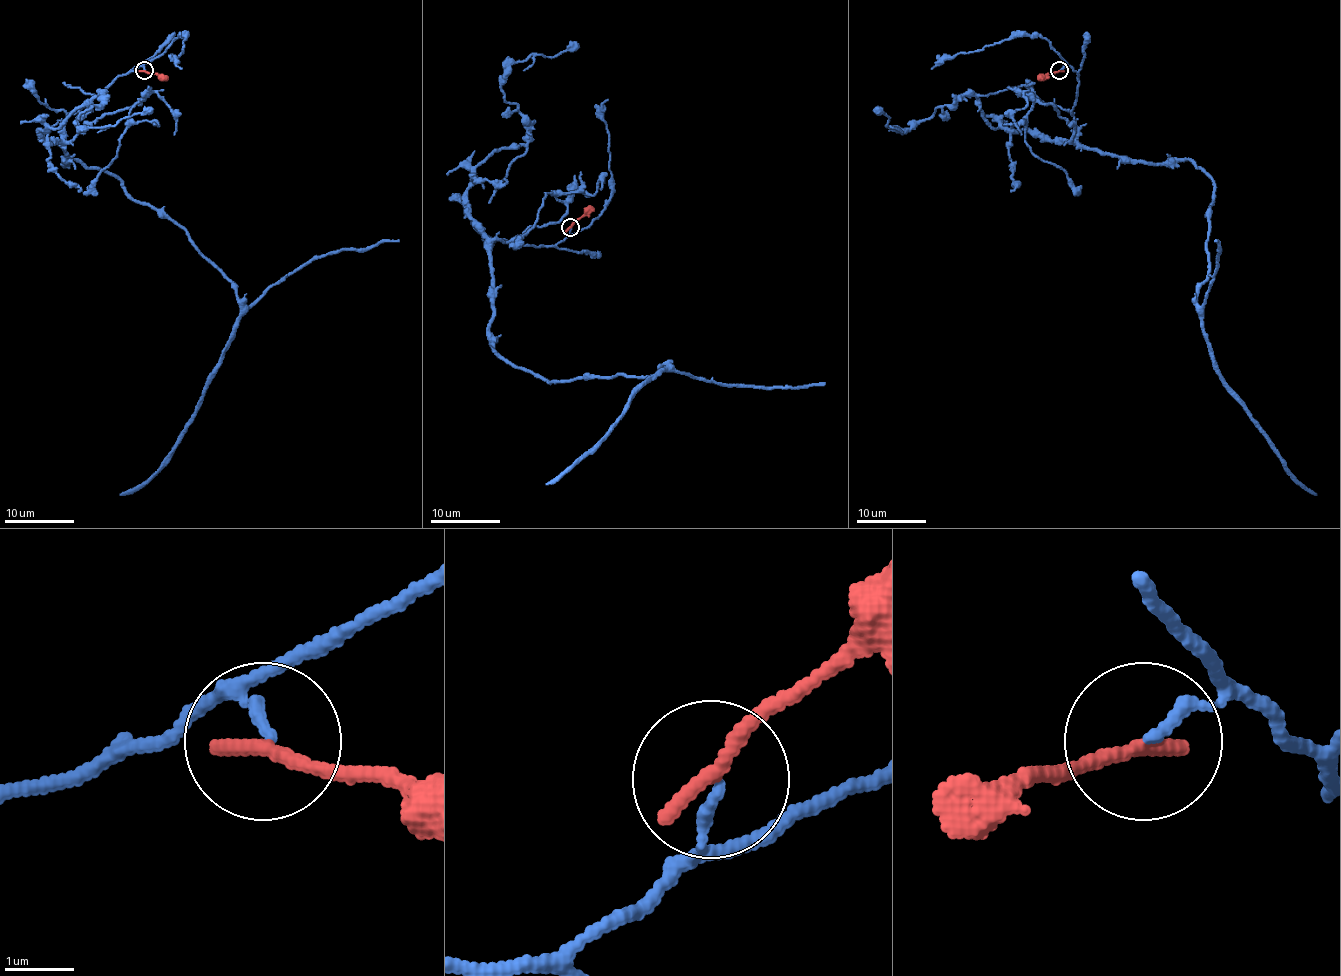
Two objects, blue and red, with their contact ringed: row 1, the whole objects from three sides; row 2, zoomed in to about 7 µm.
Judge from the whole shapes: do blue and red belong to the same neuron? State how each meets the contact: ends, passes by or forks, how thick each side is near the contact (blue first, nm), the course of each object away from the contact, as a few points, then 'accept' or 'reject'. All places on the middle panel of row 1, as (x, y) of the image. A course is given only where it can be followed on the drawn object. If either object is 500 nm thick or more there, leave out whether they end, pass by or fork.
blue ends | red ends | 160/280 nm | blue via (571, 227), (551, 246), (490, 244), (489, 344), (548, 382), (651, 377), (666, 366), (546, 485) | red via (571, 227), (593, 208) | reject

